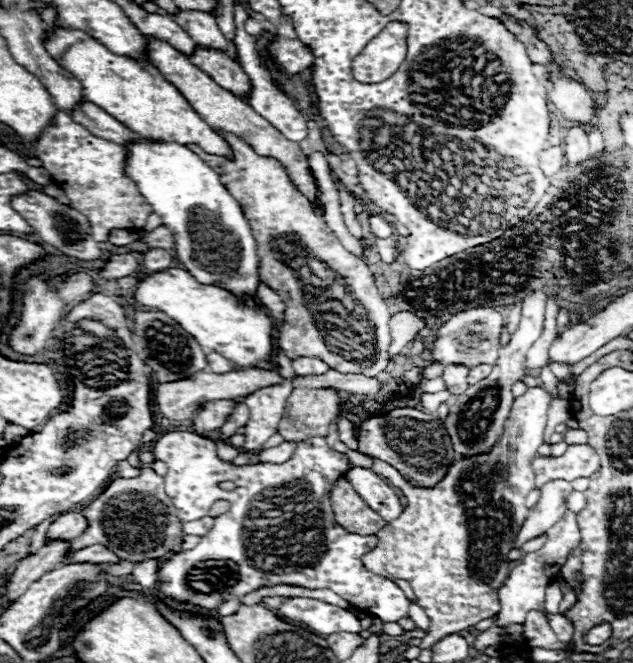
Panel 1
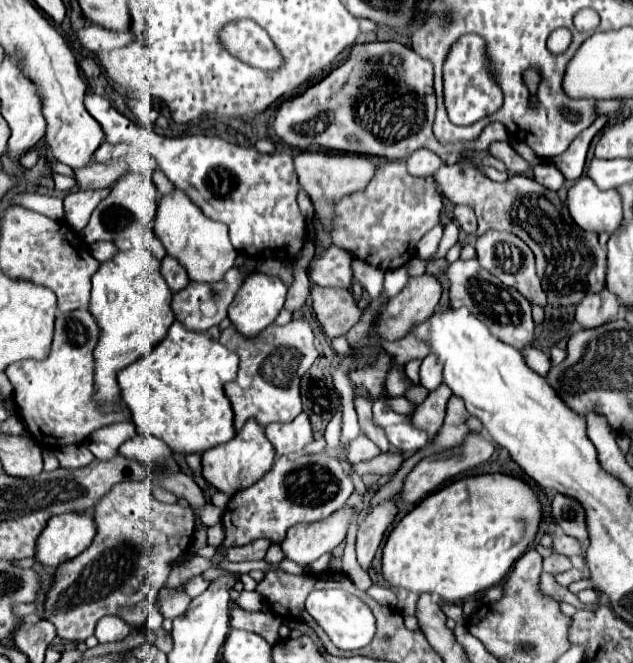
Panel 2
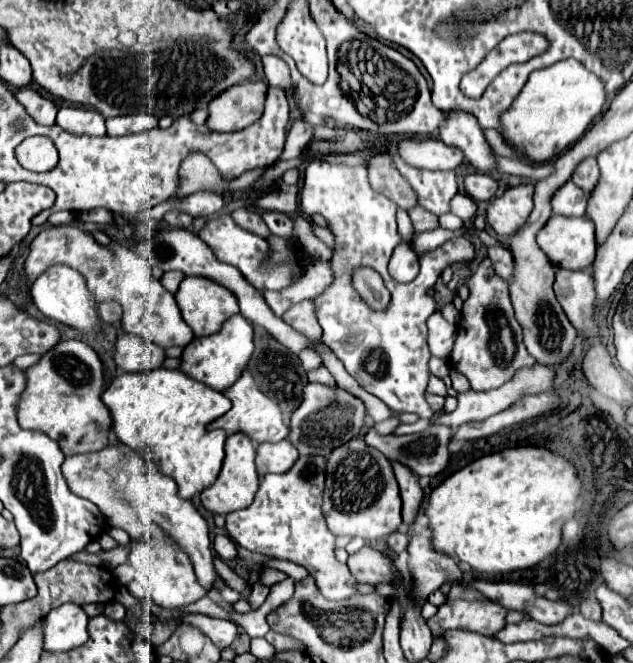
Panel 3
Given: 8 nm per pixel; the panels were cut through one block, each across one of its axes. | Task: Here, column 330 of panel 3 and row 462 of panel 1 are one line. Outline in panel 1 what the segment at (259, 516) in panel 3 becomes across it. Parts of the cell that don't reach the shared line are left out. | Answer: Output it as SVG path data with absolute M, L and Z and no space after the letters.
M570 444L566 454L560 458L542 458L536 456L532 462L538 486L544 486L550 480L564 478L574 480L580 476L590 476L600 468L600 456L588 444Z

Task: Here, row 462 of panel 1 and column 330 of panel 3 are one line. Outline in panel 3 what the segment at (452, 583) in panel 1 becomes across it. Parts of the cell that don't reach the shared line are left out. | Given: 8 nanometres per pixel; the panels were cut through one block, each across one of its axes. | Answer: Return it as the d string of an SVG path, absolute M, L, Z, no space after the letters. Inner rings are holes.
M324 366L318 368L318 370L314 370L314 372L308 372L308 380L316 380L316 382L328 384L328 386L334 386L334 384L336 384L334 378L332 378L332 374L330 374ZM354 438L332 450L326 462L326 488L322 514L328 530L336 536L360 536L368 542L386 538L402 524L402 500L392 464L382 452L370 448L364 440Z

